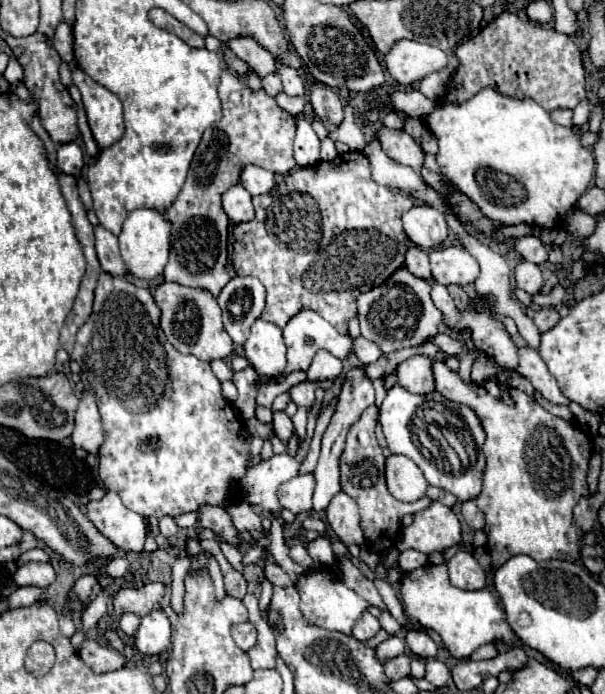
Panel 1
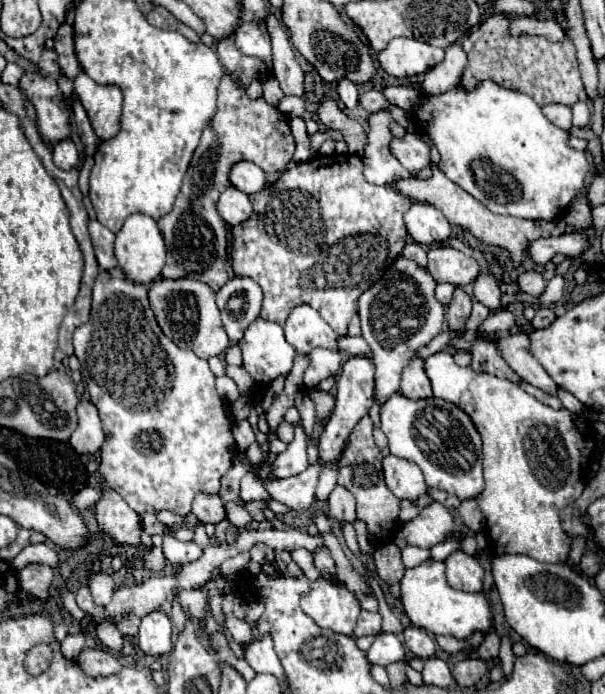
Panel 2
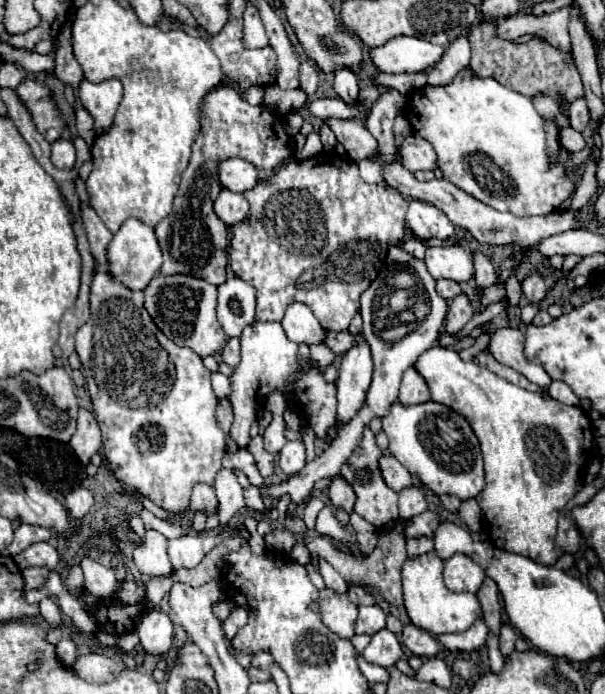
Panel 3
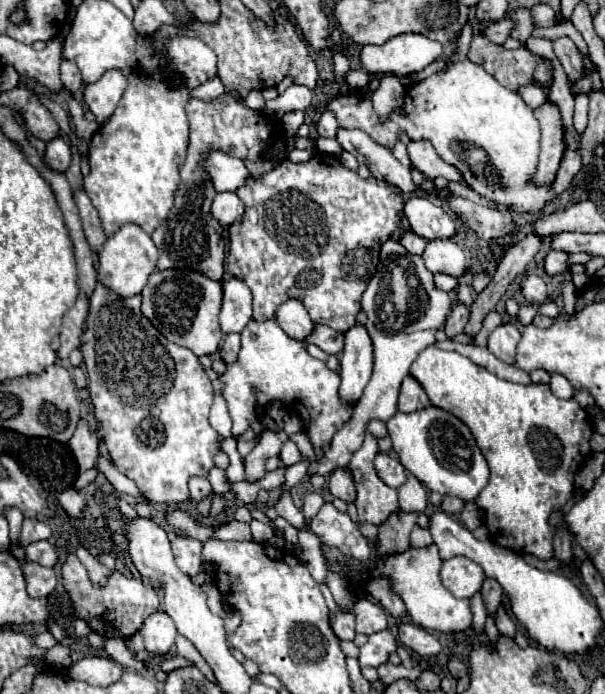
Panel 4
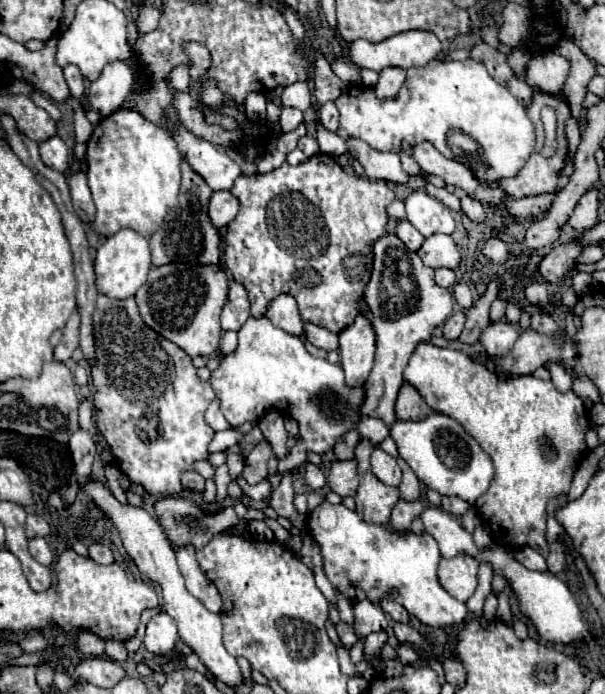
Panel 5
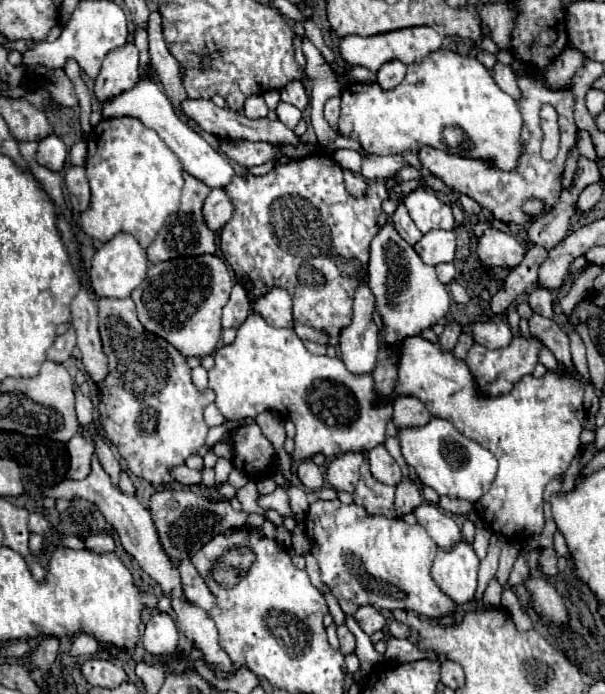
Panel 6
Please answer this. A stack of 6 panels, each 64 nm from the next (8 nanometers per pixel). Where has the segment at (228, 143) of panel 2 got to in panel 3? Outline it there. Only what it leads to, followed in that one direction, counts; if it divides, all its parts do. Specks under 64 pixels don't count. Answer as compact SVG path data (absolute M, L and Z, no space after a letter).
M220 84L214 92L210 92L202 116L202 128L192 146L190 164L182 174L182 184L174 198L174 208L156 226L156 236L164 254L164 264L160 268L164 276L188 274L214 286L226 282L228 228L214 214L214 200L222 192L218 168L224 160L242 158L266 172L272 172L292 158L294 150L290 140L292 138L282 118L270 112L264 104L250 106L244 96L240 96L240 92L230 84Z

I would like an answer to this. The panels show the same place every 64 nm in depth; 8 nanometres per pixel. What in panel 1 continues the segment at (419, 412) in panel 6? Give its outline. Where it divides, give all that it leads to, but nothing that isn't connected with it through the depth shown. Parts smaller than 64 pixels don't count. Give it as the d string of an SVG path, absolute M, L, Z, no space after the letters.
M422 354L408 358L396 370L398 384L402 388L408 388L410 392L416 392L416 394L432 392L434 390L432 364L434 364L434 360L428 356L422 356Z

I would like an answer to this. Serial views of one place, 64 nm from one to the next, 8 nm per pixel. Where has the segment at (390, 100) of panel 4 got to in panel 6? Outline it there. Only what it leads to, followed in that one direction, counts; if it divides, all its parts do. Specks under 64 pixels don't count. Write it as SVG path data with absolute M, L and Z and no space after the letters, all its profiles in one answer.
M392 60L392 62L384 64L384 68L378 70L378 84L380 84L380 88L382 90L396 88L404 80L404 72L406 72L406 66L400 64L400 60Z

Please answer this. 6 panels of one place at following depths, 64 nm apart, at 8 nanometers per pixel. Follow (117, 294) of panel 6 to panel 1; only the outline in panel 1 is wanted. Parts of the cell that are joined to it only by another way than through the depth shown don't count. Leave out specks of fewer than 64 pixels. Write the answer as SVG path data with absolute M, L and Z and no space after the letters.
M138 208L128 214L118 240L120 240L120 254L132 276L142 280L152 280L162 274L170 252L170 232L172 232L172 222L168 222L164 212L160 210Z

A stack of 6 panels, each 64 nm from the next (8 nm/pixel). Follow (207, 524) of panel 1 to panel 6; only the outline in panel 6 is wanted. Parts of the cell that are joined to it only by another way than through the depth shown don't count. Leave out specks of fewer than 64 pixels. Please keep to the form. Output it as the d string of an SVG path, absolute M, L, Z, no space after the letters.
M180 466L174 468L174 478L182 484L182 486L194 486L194 484L202 484L202 476L198 470L190 470L188 466Z

